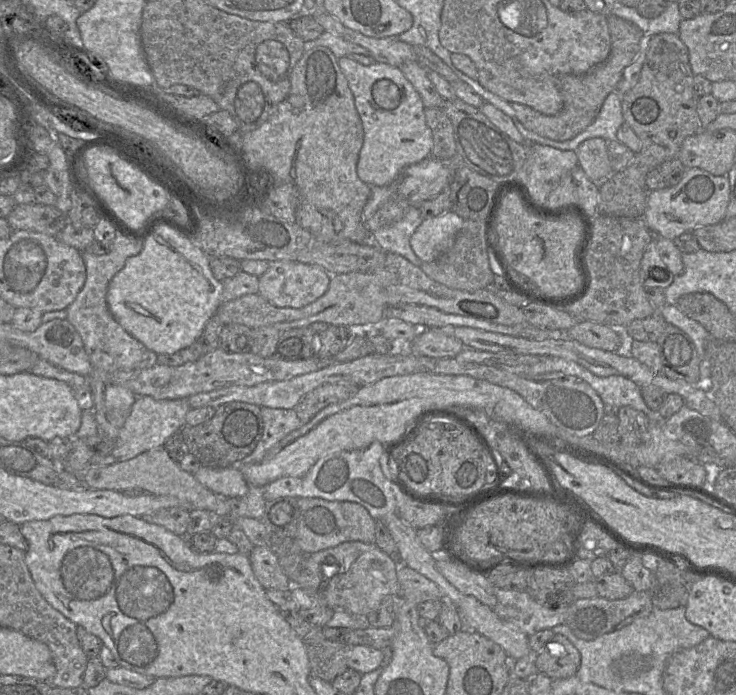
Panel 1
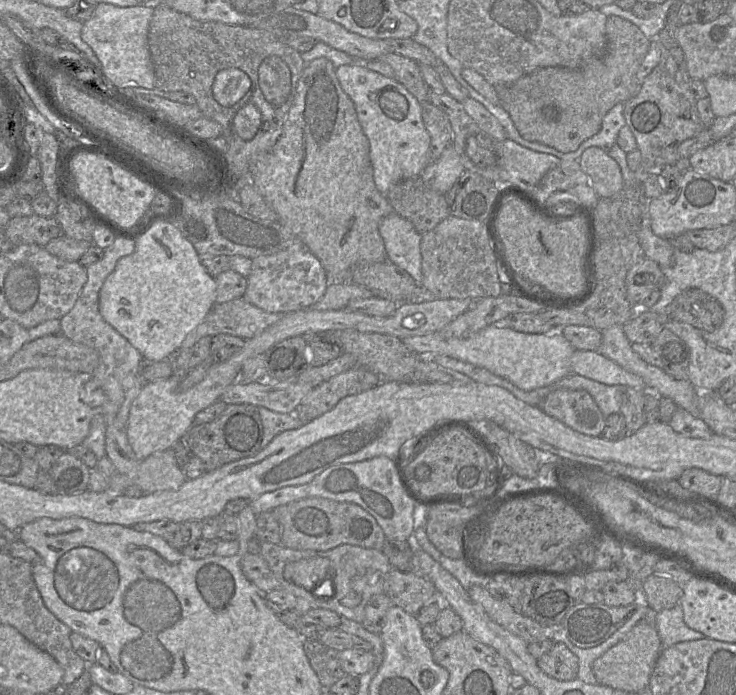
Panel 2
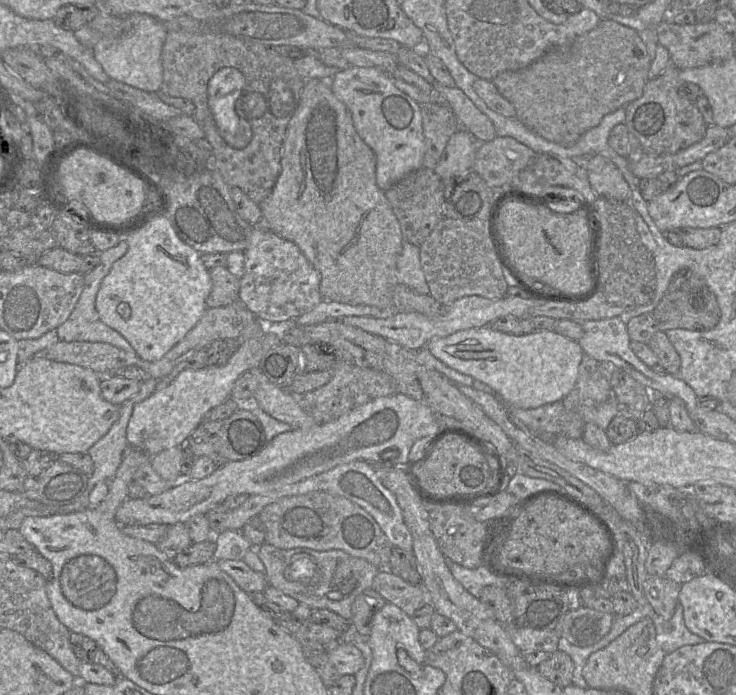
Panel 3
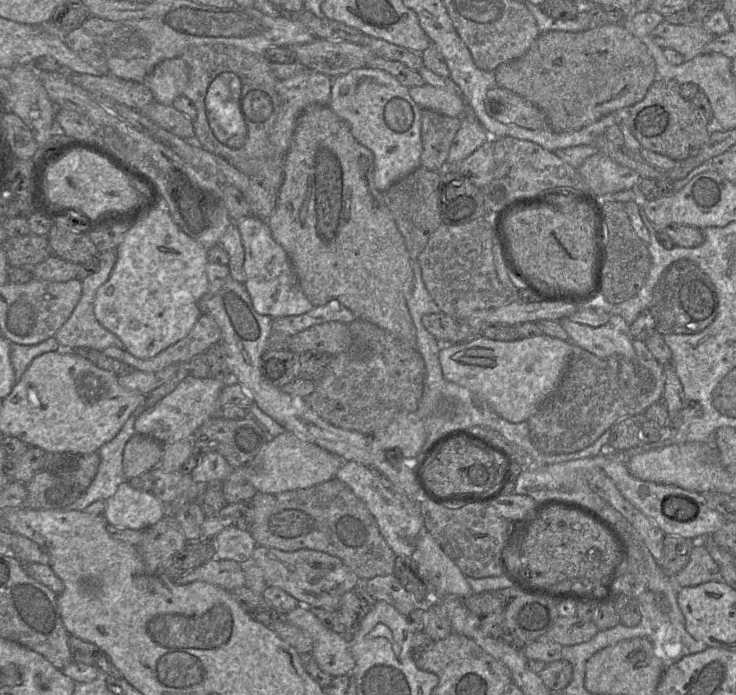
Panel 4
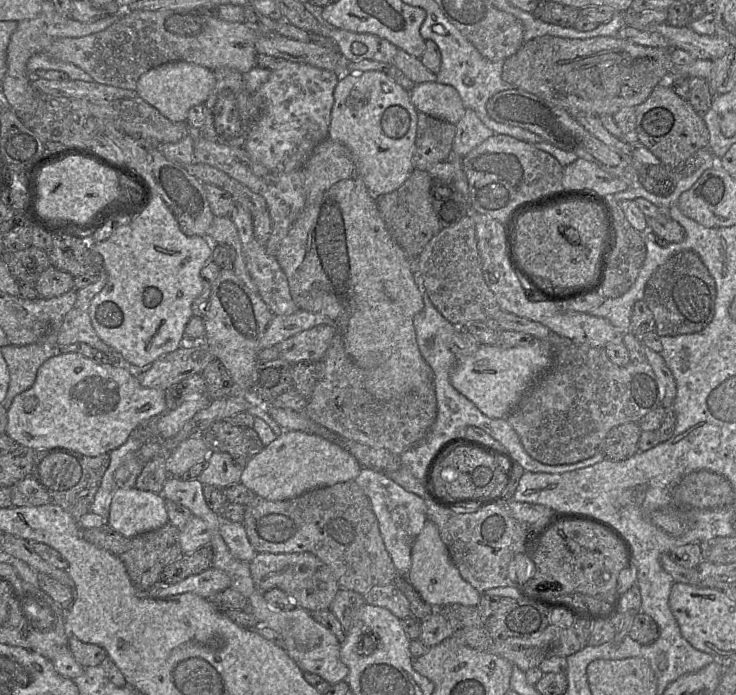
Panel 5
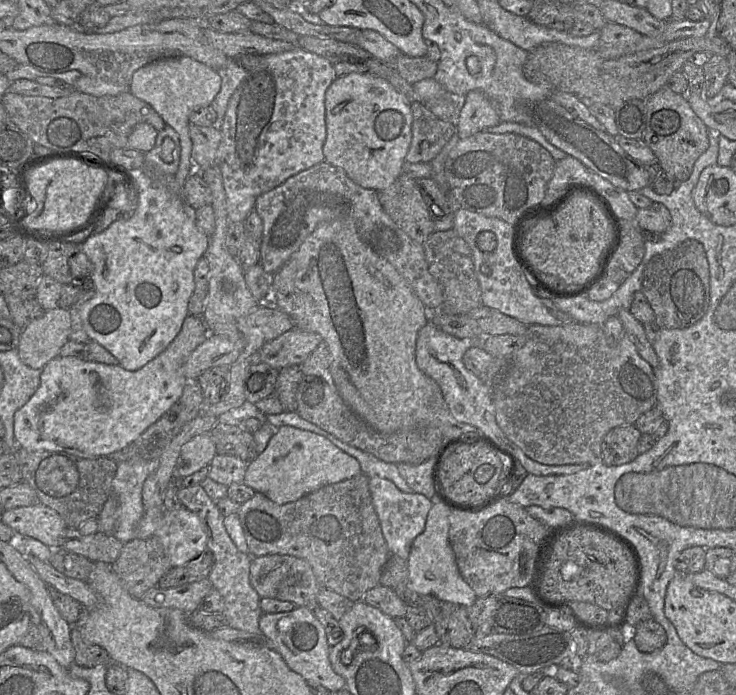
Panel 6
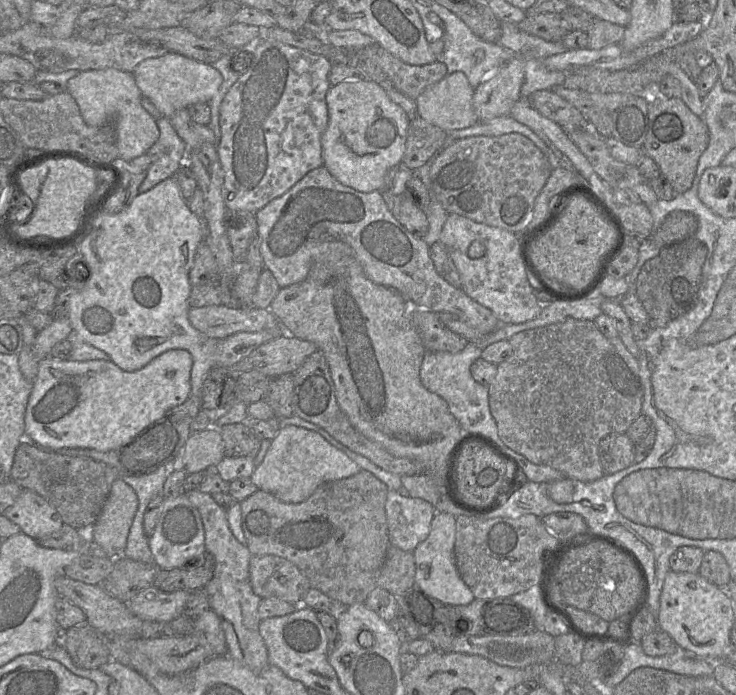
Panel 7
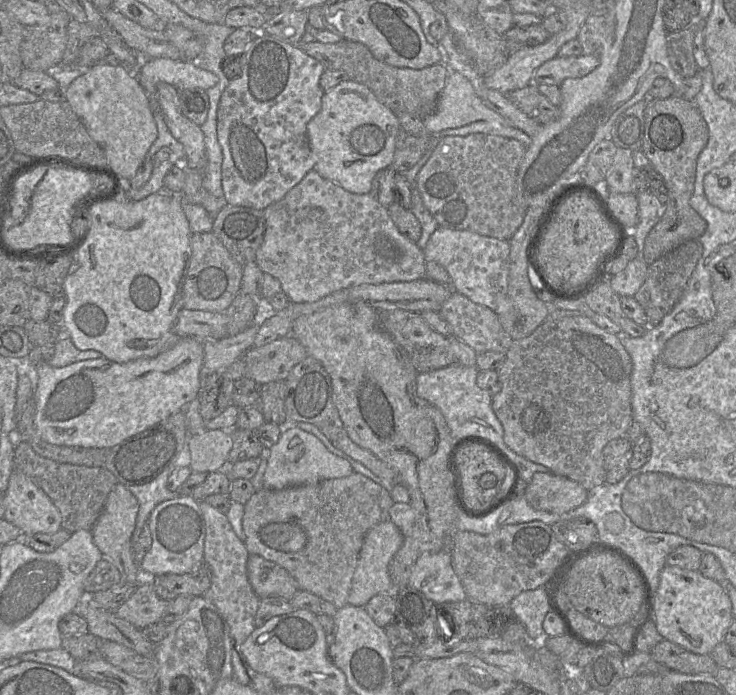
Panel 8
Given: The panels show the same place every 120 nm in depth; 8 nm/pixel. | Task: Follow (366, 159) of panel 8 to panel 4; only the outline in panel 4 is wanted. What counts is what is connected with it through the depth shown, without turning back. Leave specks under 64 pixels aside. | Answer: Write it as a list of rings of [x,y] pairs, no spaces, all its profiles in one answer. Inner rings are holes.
[[[364,67],[351,70],[347,74],[333,79],[329,107],[348,124],[356,141],[374,154],[374,184],[380,192],[385,192],[395,182],[421,167],[422,109],[413,101],[409,88],[403,86],[388,72]]]

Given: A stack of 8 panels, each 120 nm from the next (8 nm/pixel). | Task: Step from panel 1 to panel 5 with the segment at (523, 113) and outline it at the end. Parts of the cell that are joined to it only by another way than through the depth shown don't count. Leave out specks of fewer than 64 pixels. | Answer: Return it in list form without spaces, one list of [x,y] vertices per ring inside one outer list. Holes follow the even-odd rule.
[[[543,35],[524,42],[520,49],[504,60],[502,79],[514,88],[535,94],[553,105],[565,108],[571,115],[613,115],[624,107],[643,103],[653,89],[671,76],[670,48],[639,45],[618,36],[587,39]]]

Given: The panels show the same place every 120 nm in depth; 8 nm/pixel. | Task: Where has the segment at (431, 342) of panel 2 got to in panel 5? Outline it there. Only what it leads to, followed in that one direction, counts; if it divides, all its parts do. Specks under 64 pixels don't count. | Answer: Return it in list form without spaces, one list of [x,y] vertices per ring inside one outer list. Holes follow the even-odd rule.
[[[534,338],[525,346],[510,348],[480,345],[474,354],[457,360],[450,375],[450,382],[486,416],[506,418],[518,406],[520,394],[532,374],[550,360],[551,346],[546,340]]]

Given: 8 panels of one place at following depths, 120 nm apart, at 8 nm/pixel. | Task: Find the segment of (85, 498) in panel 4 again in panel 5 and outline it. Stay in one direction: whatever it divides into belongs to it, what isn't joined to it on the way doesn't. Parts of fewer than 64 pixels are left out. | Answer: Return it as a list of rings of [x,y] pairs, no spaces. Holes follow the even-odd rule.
[[[134,429],[124,444],[108,453],[110,463],[90,507],[90,512],[101,516],[105,523],[115,492],[135,487],[145,465],[137,458],[137,451],[144,441],[137,437],[137,429]]]

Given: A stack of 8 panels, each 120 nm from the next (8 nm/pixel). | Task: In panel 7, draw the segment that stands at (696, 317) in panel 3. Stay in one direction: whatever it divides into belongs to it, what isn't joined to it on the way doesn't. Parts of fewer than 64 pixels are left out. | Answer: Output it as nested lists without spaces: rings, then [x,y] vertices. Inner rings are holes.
[[[695,237],[665,246],[640,269],[633,292],[649,316],[649,326],[664,327],[670,321],[688,312],[695,304],[702,281],[702,266],[707,247]]]

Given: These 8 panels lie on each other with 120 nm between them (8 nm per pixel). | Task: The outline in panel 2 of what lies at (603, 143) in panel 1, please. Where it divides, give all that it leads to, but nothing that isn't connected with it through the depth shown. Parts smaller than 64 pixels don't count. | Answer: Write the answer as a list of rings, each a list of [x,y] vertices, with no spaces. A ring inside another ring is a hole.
[[[591,146],[582,153],[579,164],[599,198],[611,198],[623,189],[621,168],[608,151]]]

